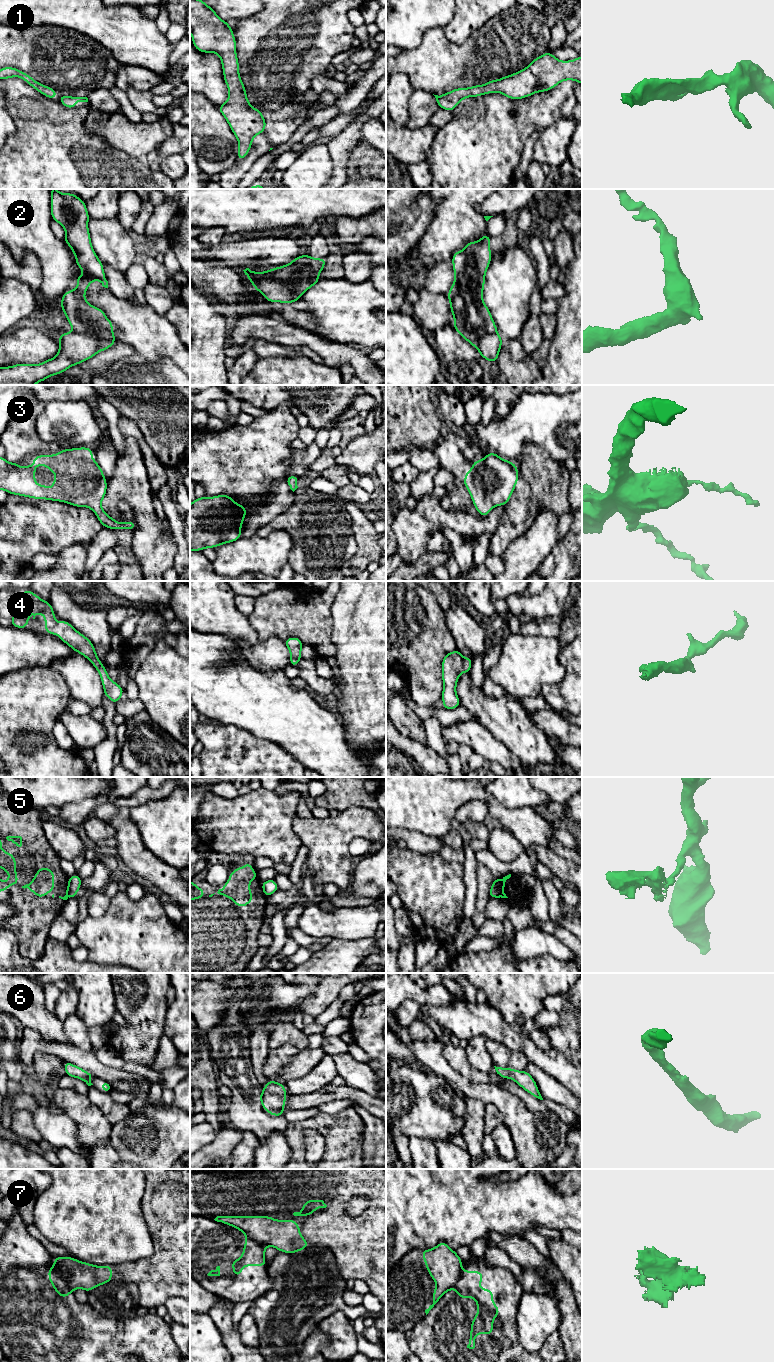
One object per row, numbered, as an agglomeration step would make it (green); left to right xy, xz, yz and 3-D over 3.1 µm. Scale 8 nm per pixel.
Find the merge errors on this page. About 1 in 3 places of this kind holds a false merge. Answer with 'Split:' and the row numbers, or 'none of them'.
Split: 2, 5, 7

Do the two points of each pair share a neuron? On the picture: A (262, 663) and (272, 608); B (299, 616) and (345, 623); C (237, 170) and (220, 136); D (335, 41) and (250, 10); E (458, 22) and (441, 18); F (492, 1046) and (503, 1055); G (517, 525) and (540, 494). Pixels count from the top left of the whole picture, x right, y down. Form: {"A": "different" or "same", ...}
{"A": "different", "B": "different", "C": "different", "D": "different", "E": "different", "F": "same", "G": "same"}

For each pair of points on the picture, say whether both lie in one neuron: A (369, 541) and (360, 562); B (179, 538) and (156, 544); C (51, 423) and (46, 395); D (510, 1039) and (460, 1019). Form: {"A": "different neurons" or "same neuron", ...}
{"A": "same neuron", "B": "different neurons", "C": "different neurons", "D": "same neuron"}

